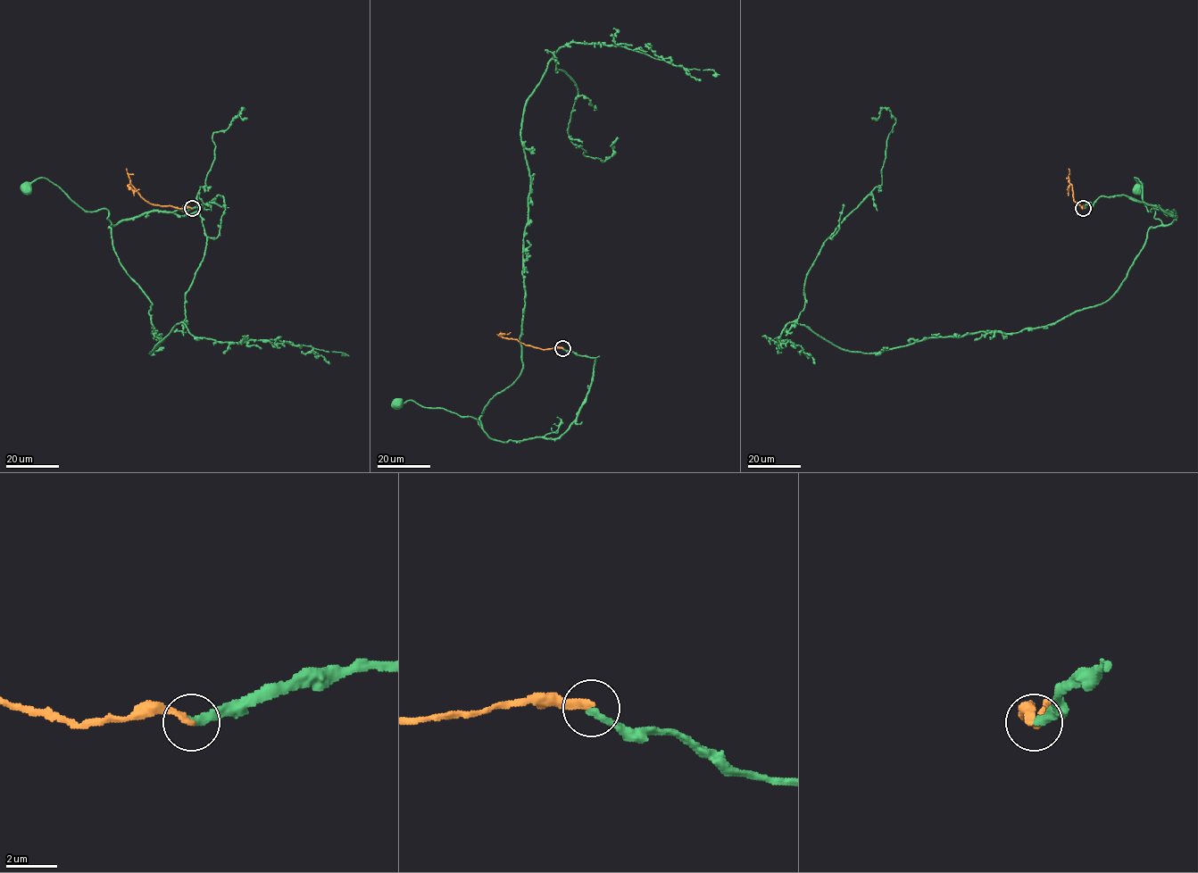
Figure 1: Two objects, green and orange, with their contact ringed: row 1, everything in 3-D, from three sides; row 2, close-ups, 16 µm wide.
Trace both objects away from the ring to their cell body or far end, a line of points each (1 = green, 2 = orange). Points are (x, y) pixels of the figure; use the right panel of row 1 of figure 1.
1: (1083, 208), (1101, 196), (1125, 195), (1172, 211), (1176, 218), (1165, 225), (1154, 217), (1135, 178), (1137, 187)
2: (1083, 208), (1073, 196), (1068, 169)

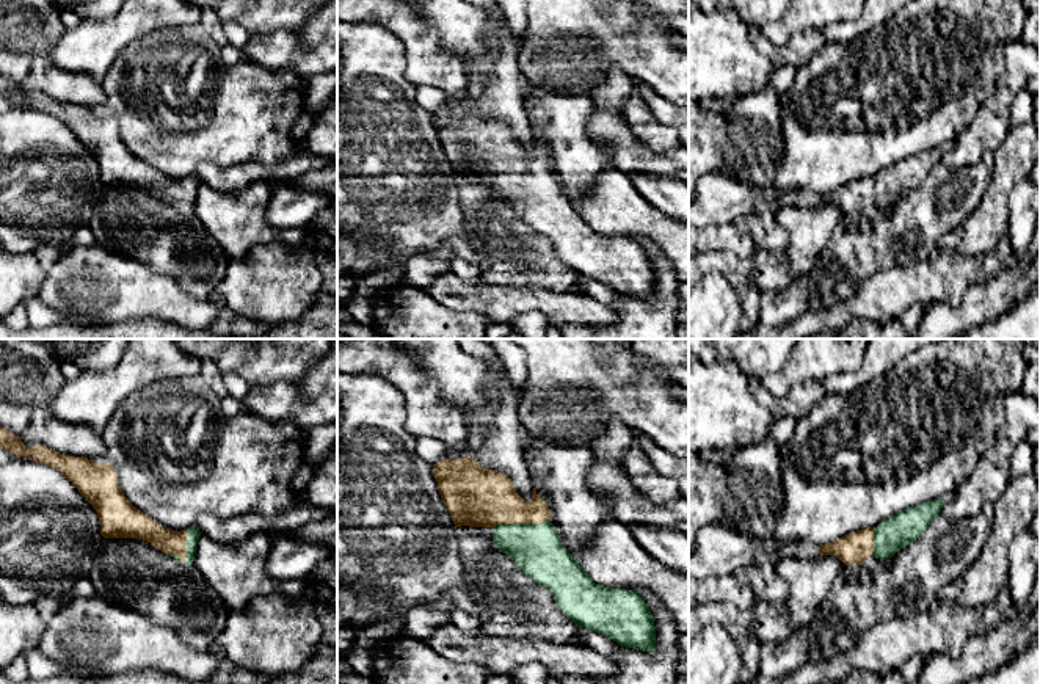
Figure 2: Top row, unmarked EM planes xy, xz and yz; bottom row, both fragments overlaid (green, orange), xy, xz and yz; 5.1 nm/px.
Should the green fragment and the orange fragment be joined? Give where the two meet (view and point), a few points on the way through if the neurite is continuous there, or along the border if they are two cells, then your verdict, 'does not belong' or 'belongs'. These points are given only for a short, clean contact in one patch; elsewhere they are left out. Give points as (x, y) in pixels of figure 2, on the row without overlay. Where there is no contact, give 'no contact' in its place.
xz (521, 173) | belongs

